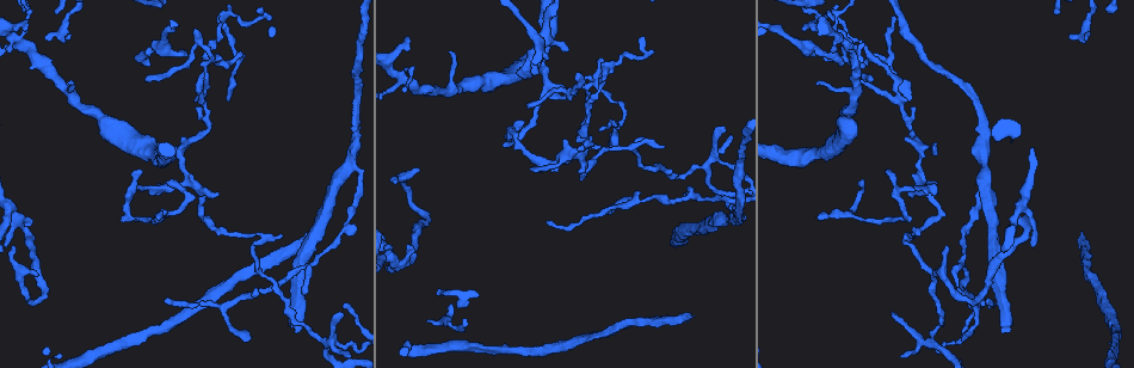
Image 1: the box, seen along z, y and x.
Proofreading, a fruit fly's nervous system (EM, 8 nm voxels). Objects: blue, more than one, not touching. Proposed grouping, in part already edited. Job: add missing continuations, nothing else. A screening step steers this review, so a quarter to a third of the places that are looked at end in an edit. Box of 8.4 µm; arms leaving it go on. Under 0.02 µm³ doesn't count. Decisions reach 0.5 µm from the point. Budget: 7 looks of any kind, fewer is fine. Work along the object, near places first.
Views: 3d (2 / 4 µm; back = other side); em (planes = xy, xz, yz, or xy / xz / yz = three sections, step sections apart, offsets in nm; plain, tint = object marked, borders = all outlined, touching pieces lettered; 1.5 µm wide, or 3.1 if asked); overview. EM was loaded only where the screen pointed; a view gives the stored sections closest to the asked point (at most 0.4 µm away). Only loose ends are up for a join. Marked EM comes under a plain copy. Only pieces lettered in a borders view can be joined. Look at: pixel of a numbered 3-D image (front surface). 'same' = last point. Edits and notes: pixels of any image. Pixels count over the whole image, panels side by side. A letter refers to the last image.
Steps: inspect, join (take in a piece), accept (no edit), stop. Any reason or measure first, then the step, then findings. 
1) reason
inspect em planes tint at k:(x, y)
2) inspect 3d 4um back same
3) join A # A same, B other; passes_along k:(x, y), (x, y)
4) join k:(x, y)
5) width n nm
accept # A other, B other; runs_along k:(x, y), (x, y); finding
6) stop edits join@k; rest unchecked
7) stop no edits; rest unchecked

inspect 3d 4um at 1:(27, 26)

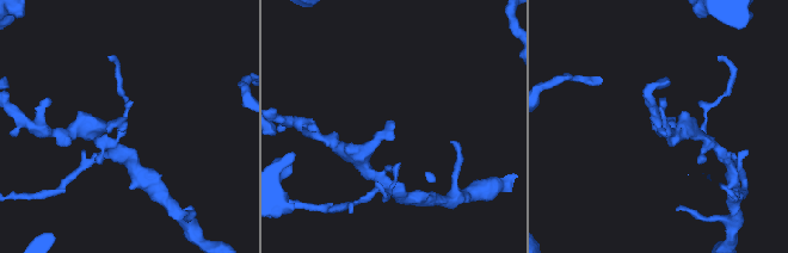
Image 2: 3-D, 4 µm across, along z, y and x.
inspect em xz step 8 tint at 2:(125, 125)

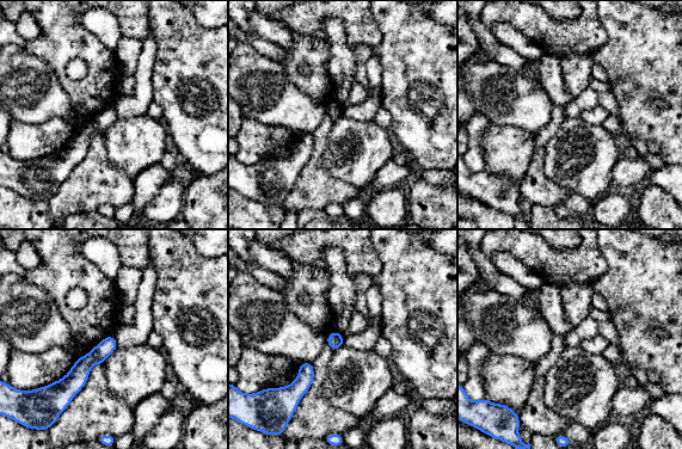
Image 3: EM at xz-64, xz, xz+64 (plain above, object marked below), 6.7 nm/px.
cut it another way
inspect em planes borders same

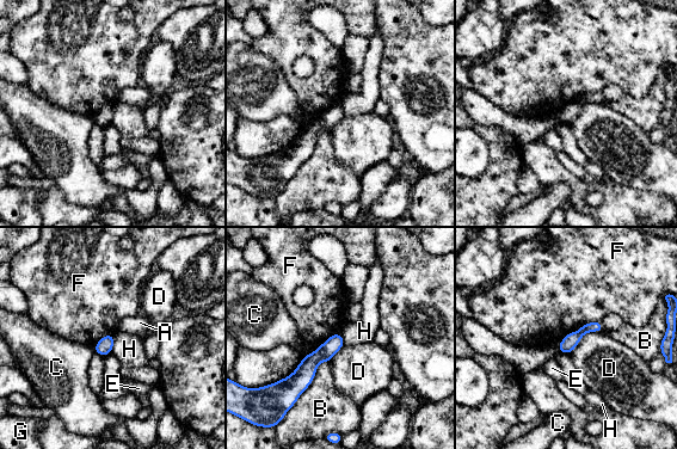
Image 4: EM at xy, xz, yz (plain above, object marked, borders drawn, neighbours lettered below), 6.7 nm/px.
accept # A other, B other, C other, D other, E other, F other, G other, H other; runs_along 4:(338, 336), (285, 387); no lettered piece goes on from it

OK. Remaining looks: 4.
thin end
inspect 3d 4um at 1:(987, 298)

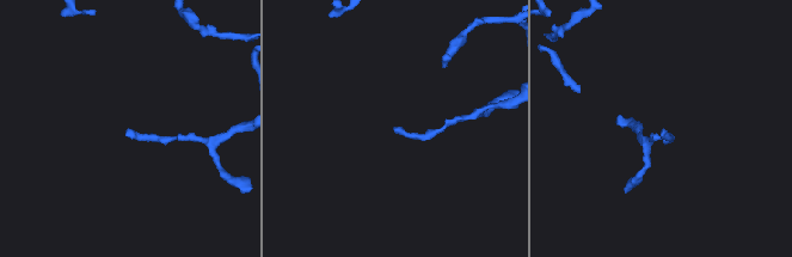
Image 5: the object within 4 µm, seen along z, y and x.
inspect em xz step 8 borders at 5:(664, 131)

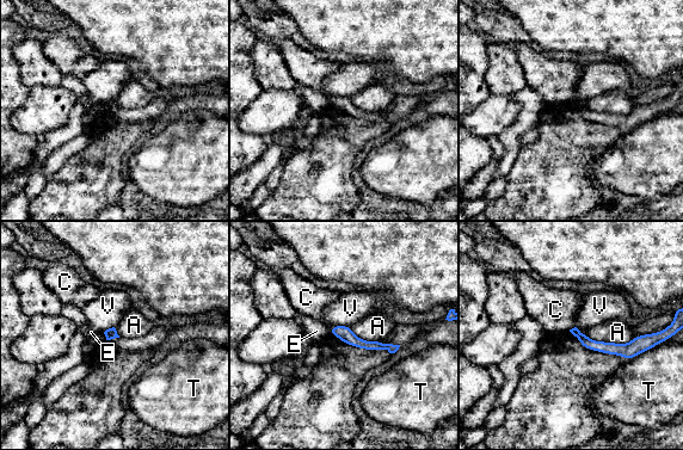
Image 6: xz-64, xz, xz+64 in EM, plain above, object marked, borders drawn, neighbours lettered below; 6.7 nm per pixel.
accept # A other, C other, E other, T other, V other; no lettered piece goes on from it

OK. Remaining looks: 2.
free end
inspect 3d 2um at 1:(183, 55)

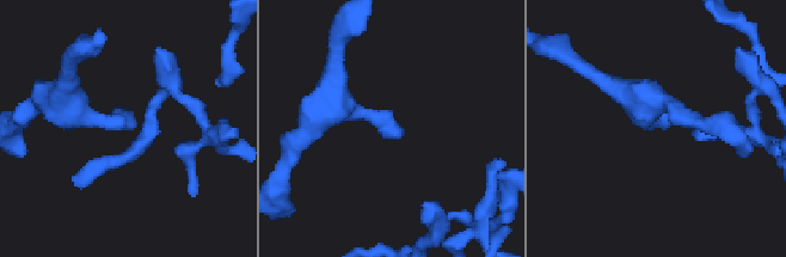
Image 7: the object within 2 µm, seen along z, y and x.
inspect em planes borders at 7:(133, 128)

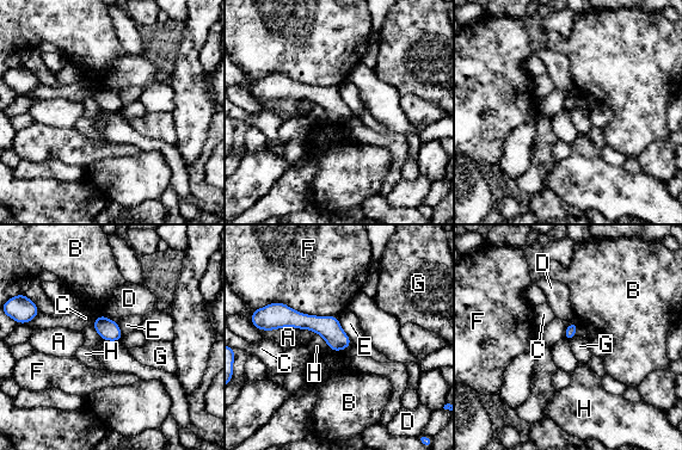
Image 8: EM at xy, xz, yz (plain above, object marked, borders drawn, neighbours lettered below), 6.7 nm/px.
accept # A other, B other, C other, D other, E other, F other, G other, H other; no lettered piece goes on from it

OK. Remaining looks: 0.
stop no edits; rest unchecked

